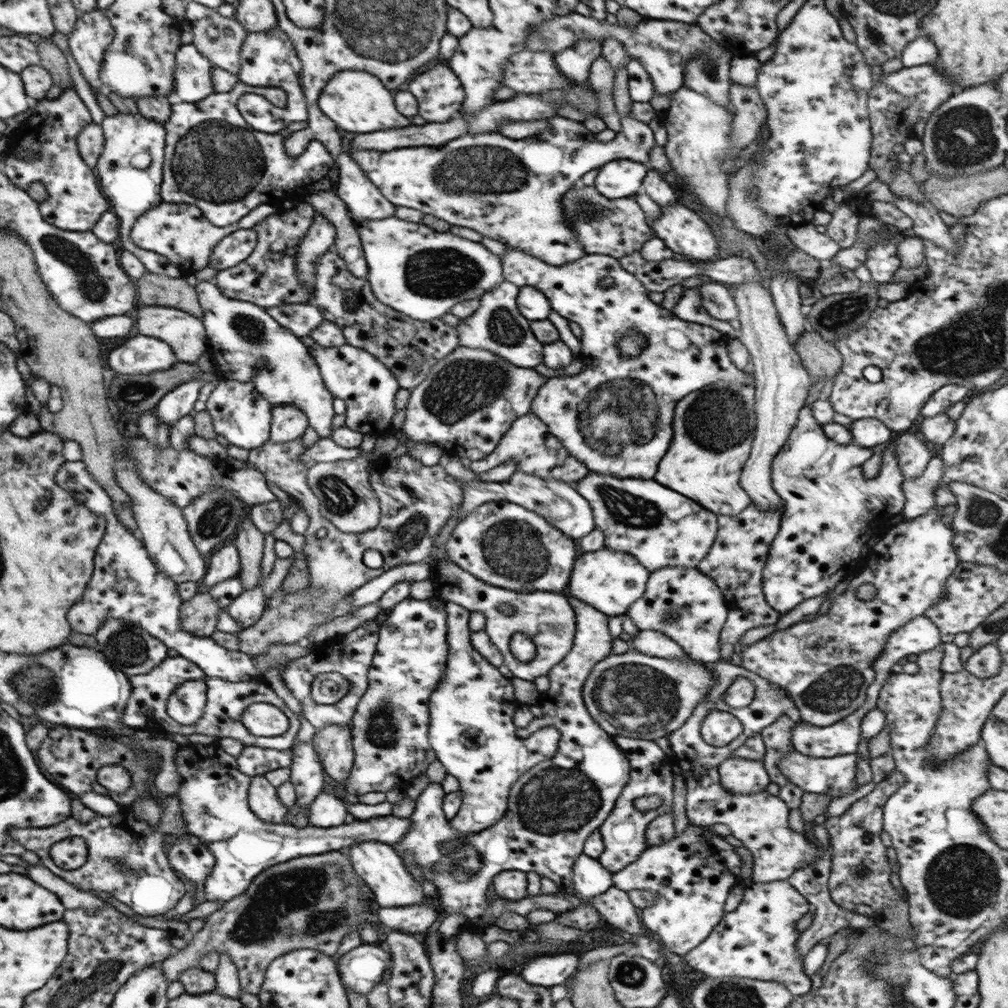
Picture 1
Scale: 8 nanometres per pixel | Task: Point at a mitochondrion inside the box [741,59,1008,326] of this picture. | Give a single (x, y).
(963, 136)

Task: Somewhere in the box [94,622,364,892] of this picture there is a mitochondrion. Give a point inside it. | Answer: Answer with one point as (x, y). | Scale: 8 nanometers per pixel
(122, 870)

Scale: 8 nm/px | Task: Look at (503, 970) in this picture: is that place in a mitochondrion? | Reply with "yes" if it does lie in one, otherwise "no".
no

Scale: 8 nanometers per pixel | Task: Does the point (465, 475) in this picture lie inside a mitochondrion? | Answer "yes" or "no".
no

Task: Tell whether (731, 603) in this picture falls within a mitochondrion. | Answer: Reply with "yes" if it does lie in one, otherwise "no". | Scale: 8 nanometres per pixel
no

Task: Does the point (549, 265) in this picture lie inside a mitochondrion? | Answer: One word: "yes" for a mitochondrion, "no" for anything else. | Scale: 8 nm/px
no

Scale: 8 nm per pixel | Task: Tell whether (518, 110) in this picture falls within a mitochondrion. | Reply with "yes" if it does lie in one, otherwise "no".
no

